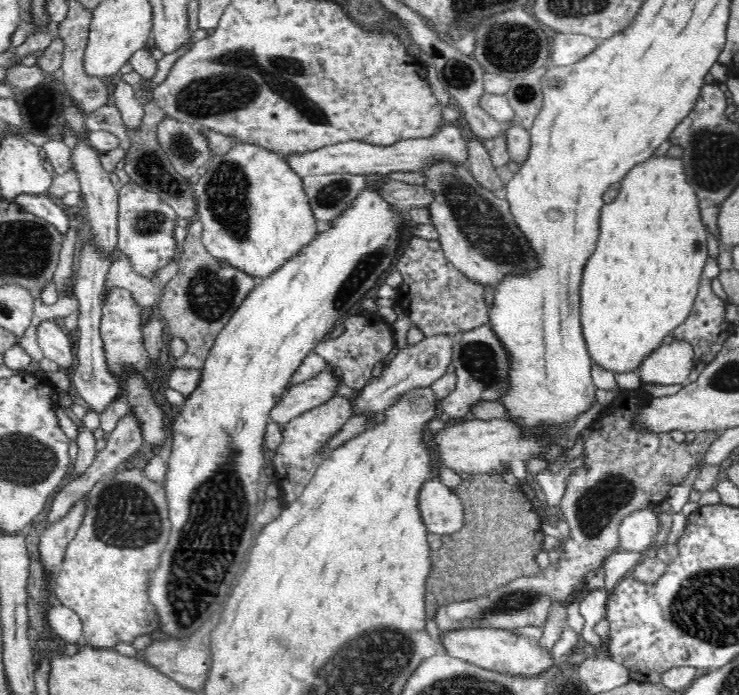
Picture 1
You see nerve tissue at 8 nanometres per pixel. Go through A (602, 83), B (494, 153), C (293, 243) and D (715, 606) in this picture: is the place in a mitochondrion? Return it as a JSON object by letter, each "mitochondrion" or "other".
{"A":"other","B":"other","C":"other","D":"mitochondrion"}

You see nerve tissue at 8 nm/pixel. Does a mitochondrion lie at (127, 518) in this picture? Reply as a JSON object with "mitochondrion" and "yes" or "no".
{"mitochondrion":"yes"}

